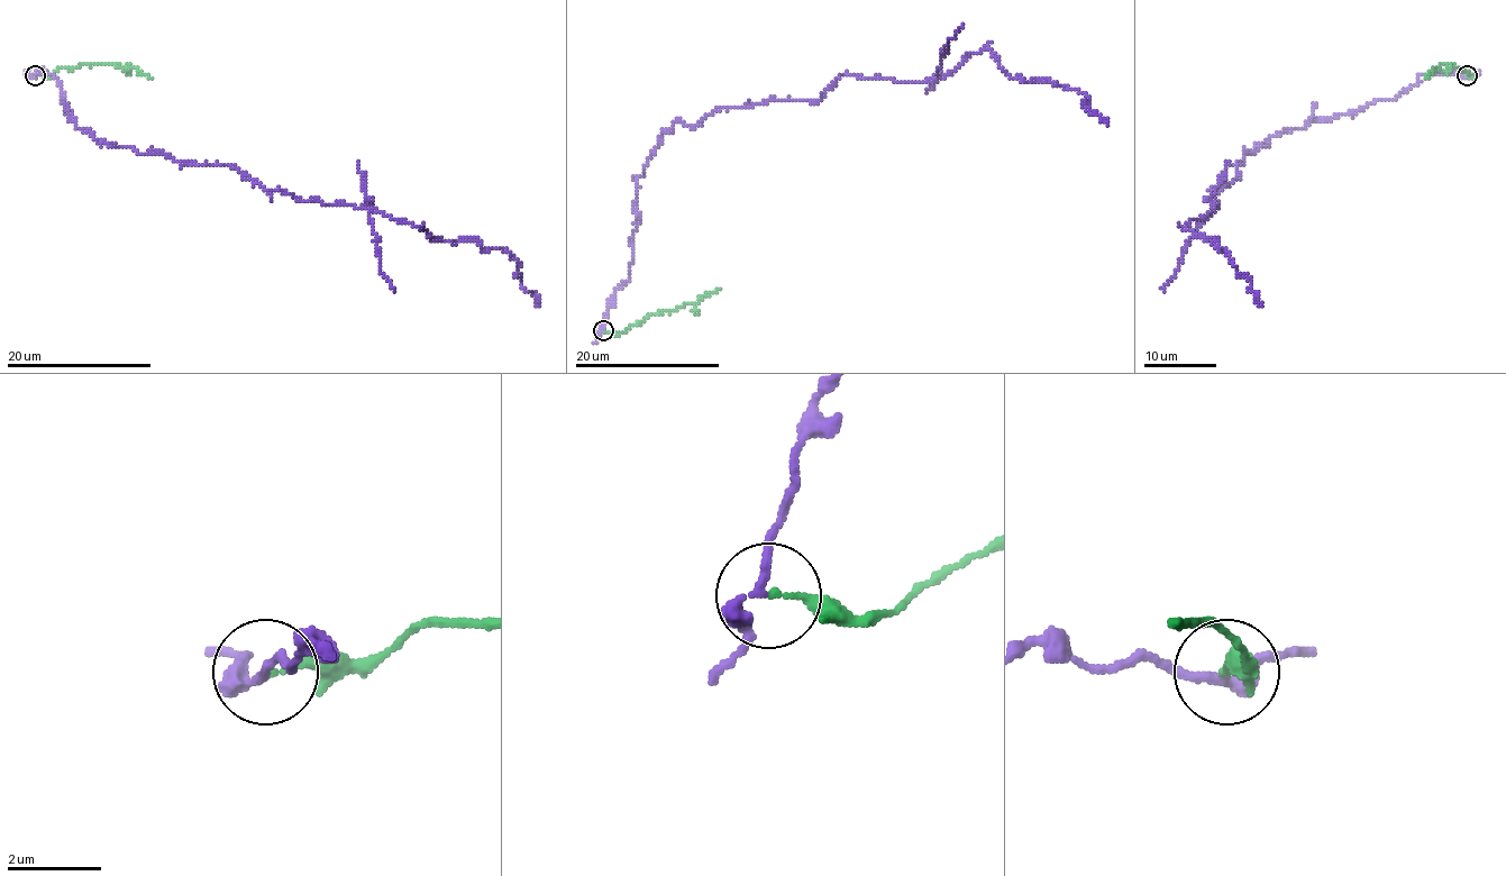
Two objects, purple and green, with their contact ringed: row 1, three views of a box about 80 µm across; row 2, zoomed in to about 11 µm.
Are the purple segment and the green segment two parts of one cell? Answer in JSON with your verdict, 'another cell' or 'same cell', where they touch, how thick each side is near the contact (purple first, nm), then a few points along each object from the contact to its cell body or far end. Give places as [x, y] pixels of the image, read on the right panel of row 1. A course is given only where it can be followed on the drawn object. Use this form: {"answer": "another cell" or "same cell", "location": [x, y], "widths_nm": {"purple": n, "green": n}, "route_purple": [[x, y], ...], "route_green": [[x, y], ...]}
{"answer": "another cell", "location": [1467, 75], "widths_nm": {"purple": 180, "green": 130}, "route_purple": [[1468, 78], [1421, 75], [1394, 99], [1276, 134], [1211, 190], [1217, 208], [1184, 227], [1217, 238], [1261, 307]], "route_green": [[1468, 75], [1465, 67], [1444, 63], [1424, 78]]}

